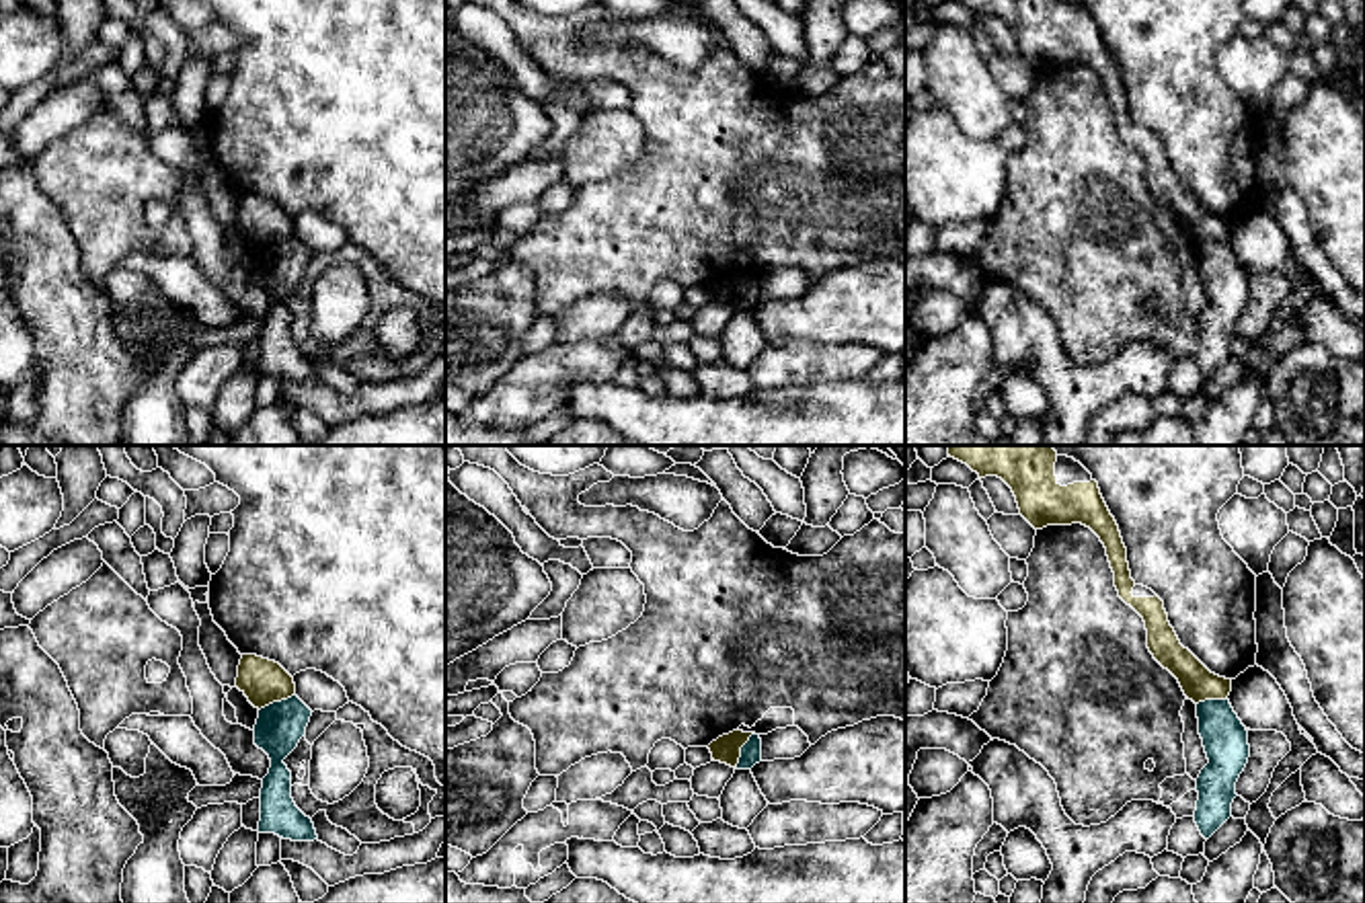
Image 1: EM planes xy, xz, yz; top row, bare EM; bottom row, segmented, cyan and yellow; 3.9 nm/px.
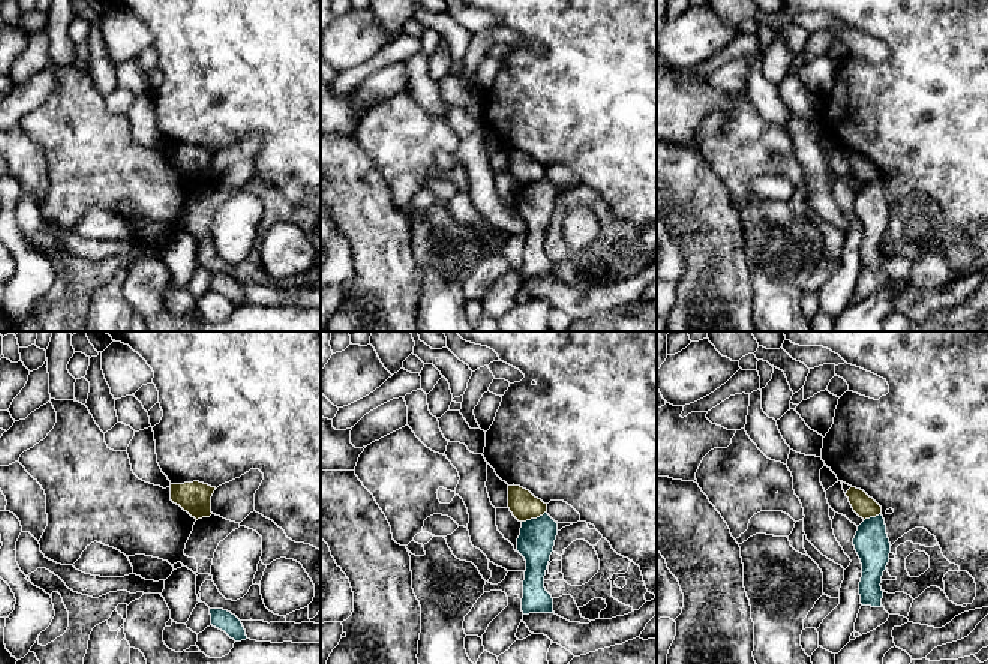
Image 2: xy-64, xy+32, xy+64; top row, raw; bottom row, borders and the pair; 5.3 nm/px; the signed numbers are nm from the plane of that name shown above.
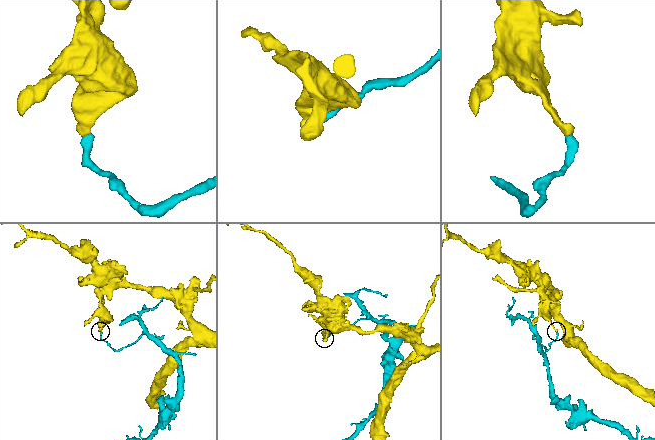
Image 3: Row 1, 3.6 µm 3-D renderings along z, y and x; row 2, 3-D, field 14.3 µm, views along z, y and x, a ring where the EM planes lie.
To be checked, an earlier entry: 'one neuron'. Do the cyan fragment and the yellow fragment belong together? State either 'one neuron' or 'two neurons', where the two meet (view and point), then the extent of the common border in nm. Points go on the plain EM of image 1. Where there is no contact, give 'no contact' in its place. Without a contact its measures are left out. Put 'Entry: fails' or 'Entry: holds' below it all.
two neurons | xy (276, 243) | 160 nm
Entry: fails

